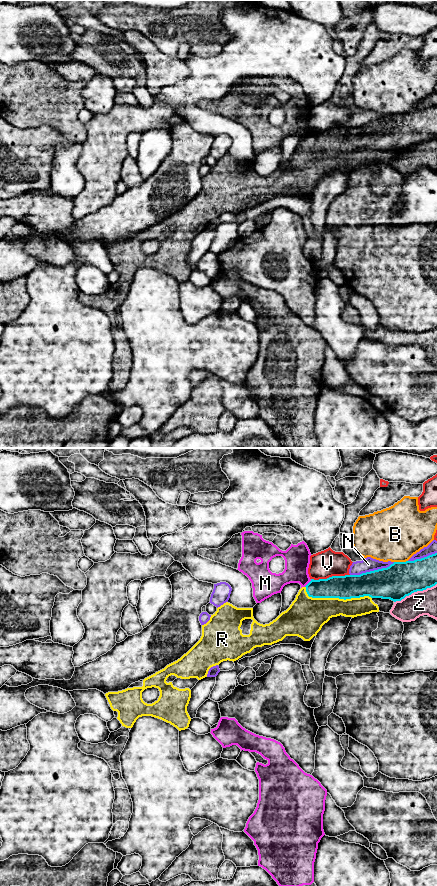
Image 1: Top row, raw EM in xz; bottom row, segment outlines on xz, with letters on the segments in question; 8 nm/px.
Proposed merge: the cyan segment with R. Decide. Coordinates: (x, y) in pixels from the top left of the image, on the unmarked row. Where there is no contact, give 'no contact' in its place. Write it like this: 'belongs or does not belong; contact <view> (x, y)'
belongs; contact xz (335, 149)

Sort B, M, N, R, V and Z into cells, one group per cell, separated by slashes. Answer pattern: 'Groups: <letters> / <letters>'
Groups: B / M / N / R / V / Z

